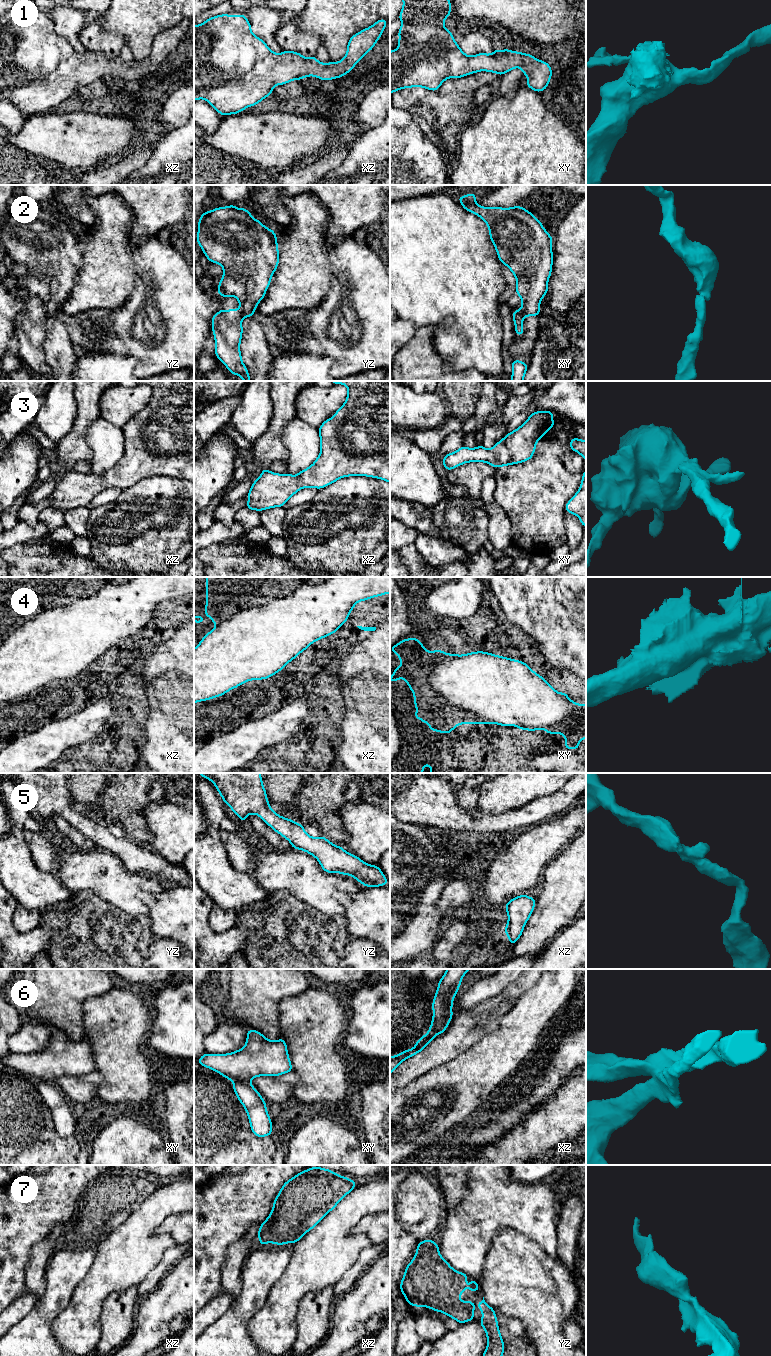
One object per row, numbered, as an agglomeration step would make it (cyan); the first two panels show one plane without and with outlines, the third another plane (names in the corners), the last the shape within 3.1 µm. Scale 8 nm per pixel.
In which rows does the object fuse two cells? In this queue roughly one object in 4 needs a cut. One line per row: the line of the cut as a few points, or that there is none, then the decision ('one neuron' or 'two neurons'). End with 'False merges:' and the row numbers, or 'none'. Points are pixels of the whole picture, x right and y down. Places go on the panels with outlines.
1: no cut; one neuron
2: cut in yz along (239, 309), (243, 316); two neurons
3: no cut; one neuron
4: no cut; one neuron
5: no cut; one neuron
6: cut in xy along (249, 1080), (233, 1081); two neurons
7: no cut; one neuron
False merges: 2, 6

